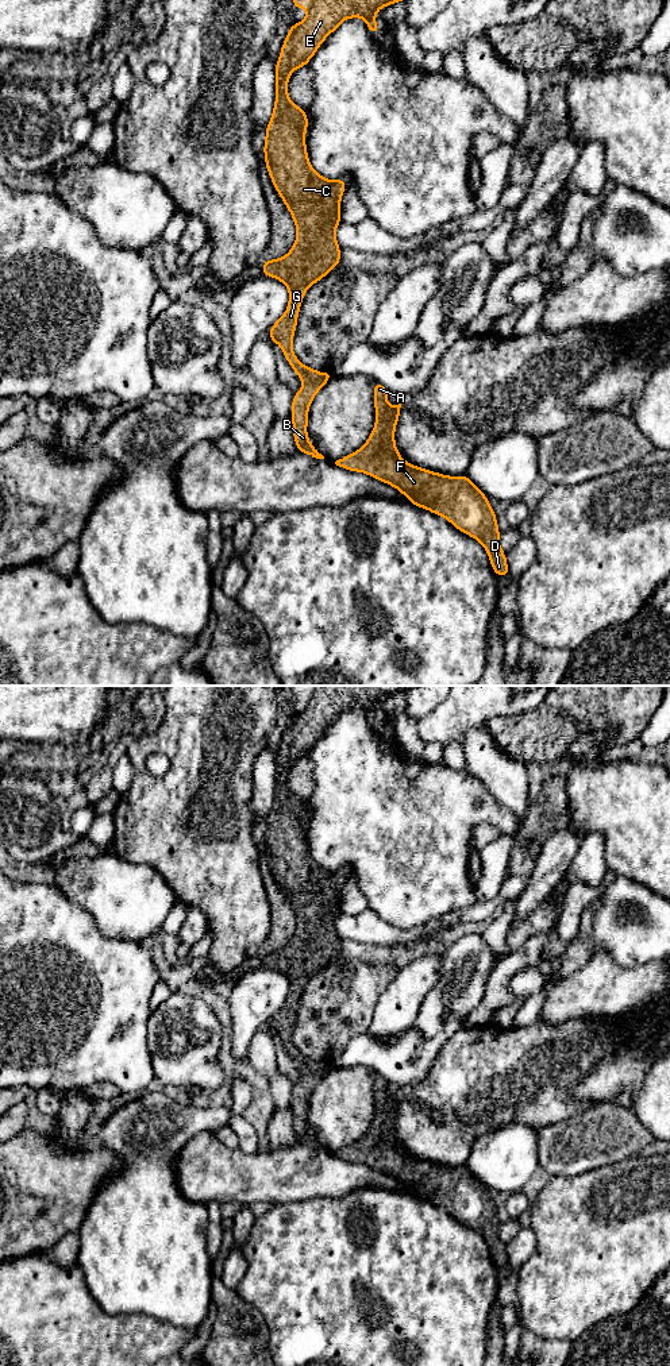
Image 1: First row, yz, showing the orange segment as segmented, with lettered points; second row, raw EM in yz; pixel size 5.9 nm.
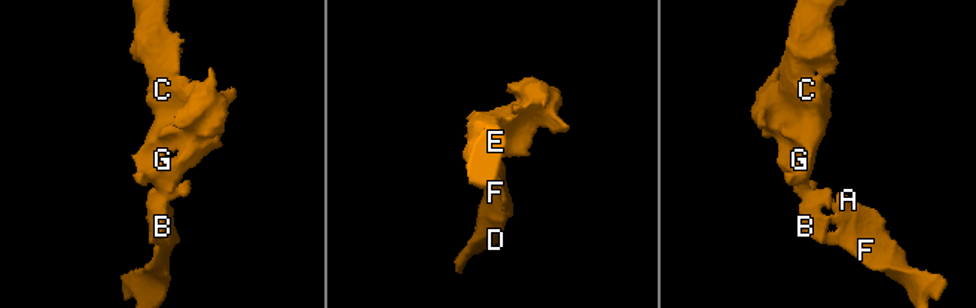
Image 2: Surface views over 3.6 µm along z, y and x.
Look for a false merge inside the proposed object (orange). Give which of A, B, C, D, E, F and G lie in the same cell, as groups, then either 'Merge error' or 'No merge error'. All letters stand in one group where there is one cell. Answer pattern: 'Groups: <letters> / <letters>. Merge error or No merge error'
Groups: A B C D E F G. No merge error

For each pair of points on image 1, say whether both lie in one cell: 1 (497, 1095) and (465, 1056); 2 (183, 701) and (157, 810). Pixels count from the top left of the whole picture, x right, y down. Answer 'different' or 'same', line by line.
1: same
2: same

